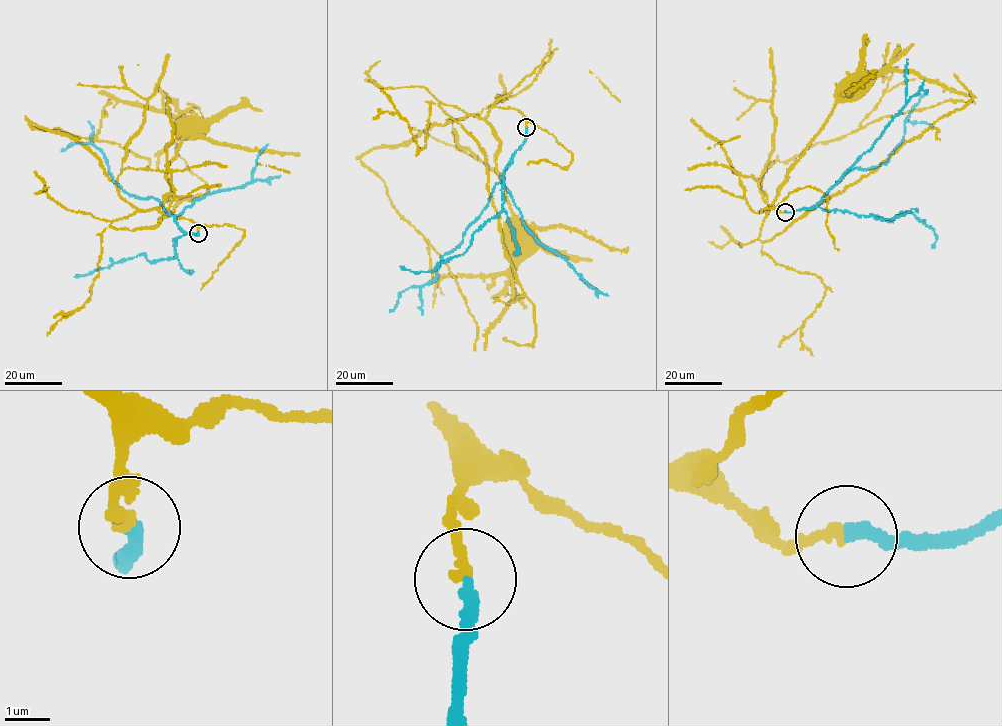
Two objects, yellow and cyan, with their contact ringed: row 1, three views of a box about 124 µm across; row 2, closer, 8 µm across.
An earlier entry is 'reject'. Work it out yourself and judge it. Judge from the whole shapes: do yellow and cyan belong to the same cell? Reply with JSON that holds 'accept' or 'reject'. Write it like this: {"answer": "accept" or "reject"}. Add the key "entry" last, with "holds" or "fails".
{"answer": "accept", "entry": "fails"}

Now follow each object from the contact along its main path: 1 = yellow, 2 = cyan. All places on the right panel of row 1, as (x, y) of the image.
1: (785, 212), (770, 208), (759, 212), (774, 200), (787, 177), (787, 170), (818, 132), (839, 97), (861, 75)
2: (785, 212), (811, 207), (856, 168), (868, 169), (886, 162), (901, 141), (907, 118), (933, 127)

